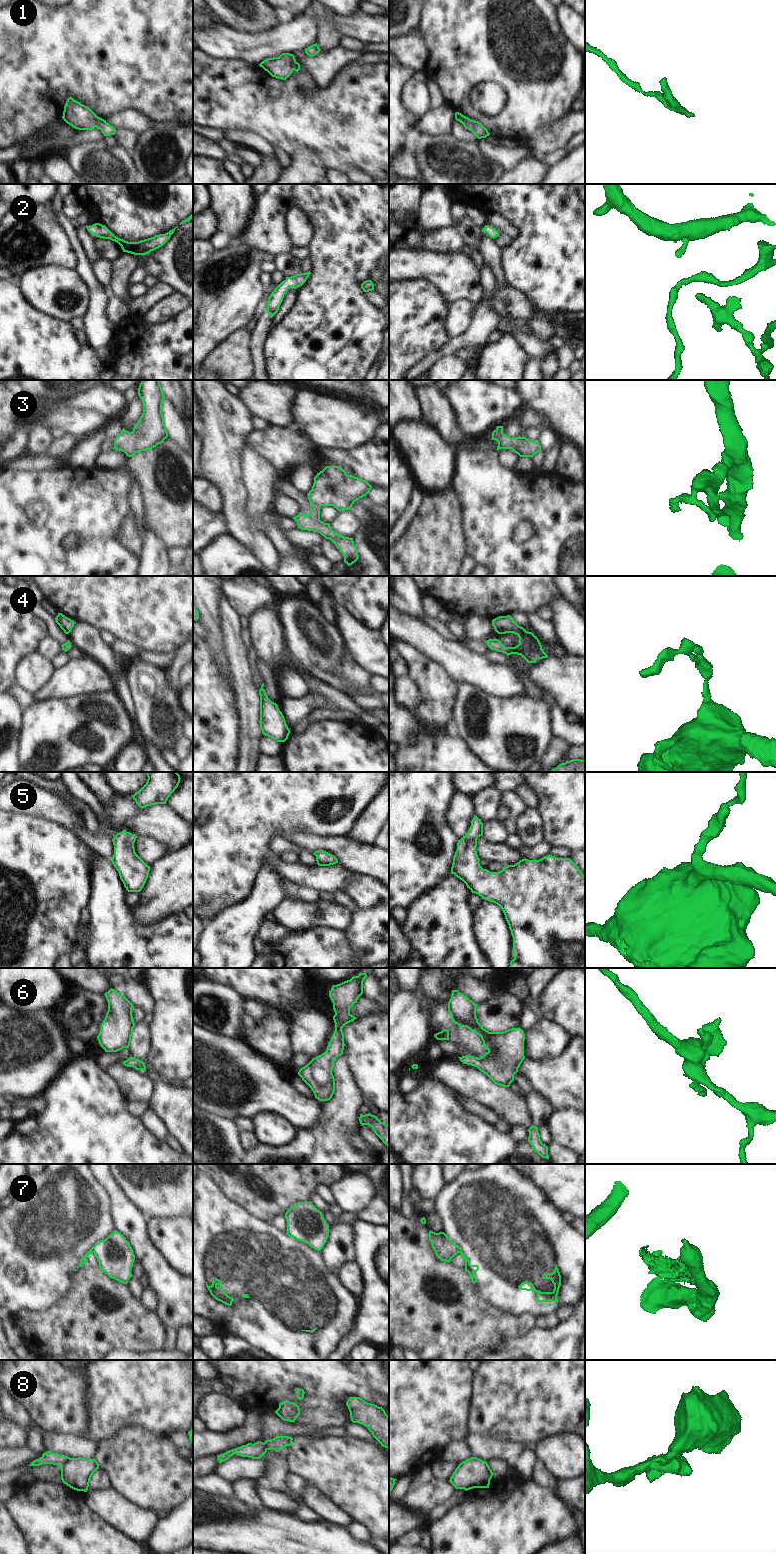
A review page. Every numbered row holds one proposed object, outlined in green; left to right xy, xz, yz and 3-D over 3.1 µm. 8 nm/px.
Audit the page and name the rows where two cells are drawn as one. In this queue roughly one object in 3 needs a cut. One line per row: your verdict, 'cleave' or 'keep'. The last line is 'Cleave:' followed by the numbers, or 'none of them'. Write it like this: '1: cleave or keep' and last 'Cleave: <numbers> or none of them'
1: keep
2: keep
3: keep
4: keep
5: keep
6: keep
7: cleave
8: cleave
Cleave: 7, 8

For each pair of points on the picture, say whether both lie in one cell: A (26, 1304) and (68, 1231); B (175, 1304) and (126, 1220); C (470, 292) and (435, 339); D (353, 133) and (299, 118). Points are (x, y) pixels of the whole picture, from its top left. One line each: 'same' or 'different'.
A: same
B: same
C: different
D: same

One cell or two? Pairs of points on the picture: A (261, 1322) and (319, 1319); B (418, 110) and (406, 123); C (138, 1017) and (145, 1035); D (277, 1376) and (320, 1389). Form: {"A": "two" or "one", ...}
{"A": "one", "B": "two", "C": "two", "D": "one"}

